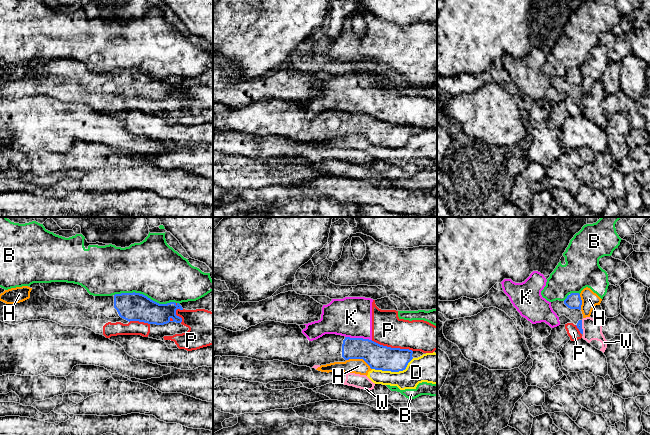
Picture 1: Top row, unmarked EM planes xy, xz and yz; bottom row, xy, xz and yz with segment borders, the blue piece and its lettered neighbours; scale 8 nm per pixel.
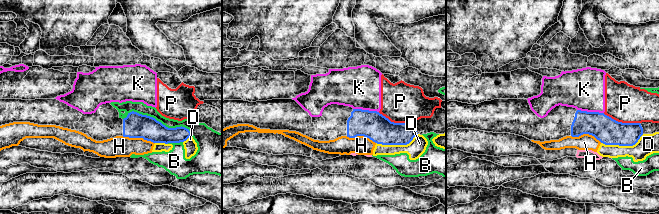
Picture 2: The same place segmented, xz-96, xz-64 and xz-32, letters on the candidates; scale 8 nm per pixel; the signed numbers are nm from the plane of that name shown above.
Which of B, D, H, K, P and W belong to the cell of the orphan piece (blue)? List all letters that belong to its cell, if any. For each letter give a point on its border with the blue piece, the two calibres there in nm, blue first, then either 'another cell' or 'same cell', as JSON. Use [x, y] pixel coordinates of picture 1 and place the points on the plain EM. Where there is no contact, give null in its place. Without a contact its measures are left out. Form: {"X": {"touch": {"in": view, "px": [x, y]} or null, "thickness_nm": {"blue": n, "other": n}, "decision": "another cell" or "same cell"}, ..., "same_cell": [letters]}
{"B": {"touch": {"in": "xy", "px": [144, 71]}, "thickness_nm": {"blue": 220, "other": 440}, "decision": "another cell"}, "D": {"touch": {"in": "xz", "px": [393, 147]}, "thickness_nm": {"blue": 200, "other": 200}, "decision": "another cell"}, "H": {"touch": {"in": "xz", "px": [359, 134]}, "thickness_nm": {"blue": 200, "other": 130}, "decision": "another cell"}, "K": {"touch": {"in": "xz", "px": [358, 114]}, "thickness_nm": {"blue": 200, "other": 320}, "decision": "another cell"}, "P": {"touch": {"in": "xz", "px": [392, 124]}, "thickness_nm": {"blue": 200, "other": 260}, "decision": "another cell"}, "W": {"touch": {"in": "yz", "px": [581, 103]}, "thickness_nm": {"blue": 50, "other": 160}, "decision": "another cell"}, "same_cell": []}

